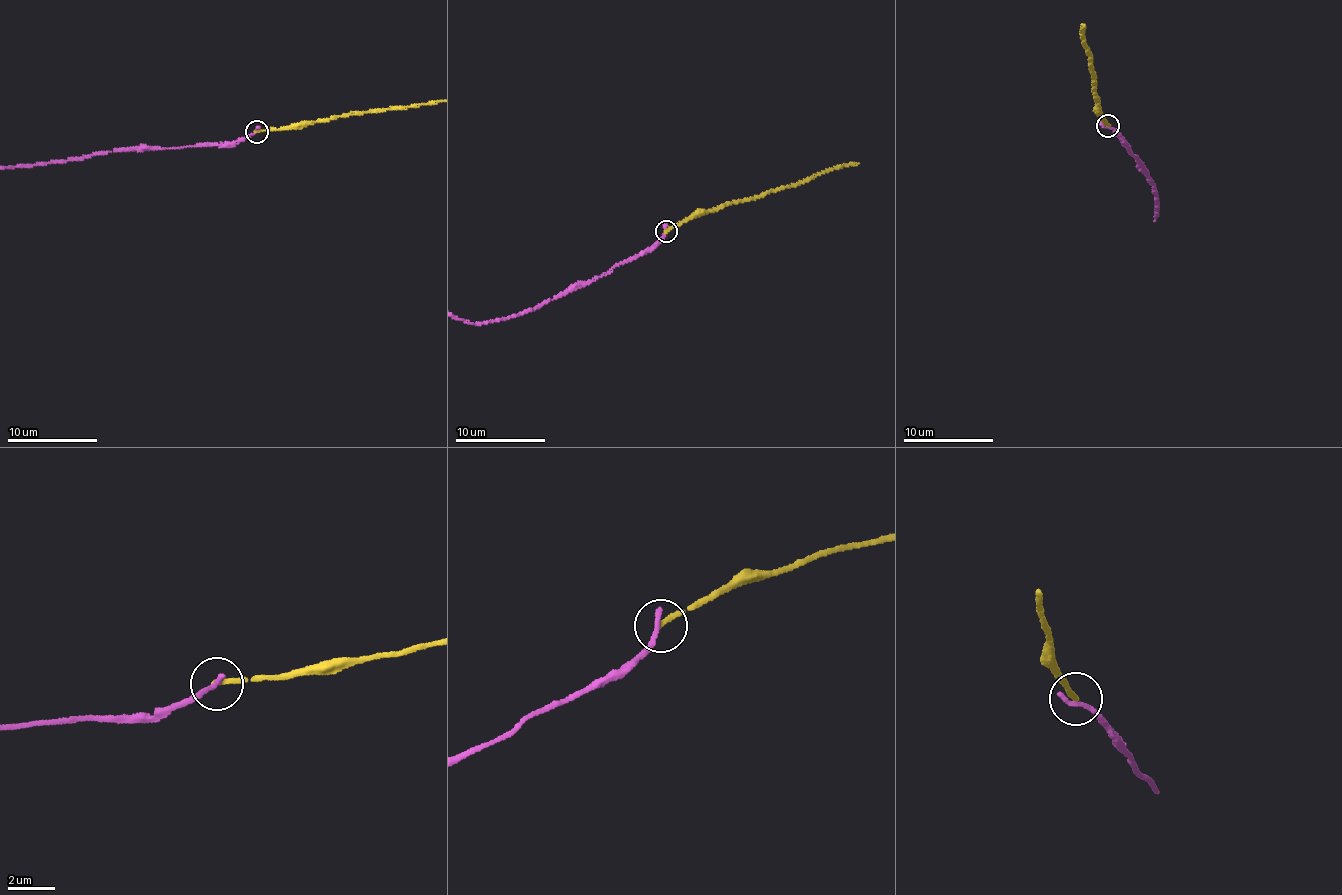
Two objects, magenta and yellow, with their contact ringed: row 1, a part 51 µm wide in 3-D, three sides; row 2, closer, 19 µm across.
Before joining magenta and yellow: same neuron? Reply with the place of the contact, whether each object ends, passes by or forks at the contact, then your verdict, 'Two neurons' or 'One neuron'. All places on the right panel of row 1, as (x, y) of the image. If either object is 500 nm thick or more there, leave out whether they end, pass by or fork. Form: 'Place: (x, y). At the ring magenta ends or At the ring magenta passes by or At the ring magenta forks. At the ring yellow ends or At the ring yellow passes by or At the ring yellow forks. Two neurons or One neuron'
Place: (1108, 125). At the ring magenta ends. At the ring yellow ends. Two neurons

